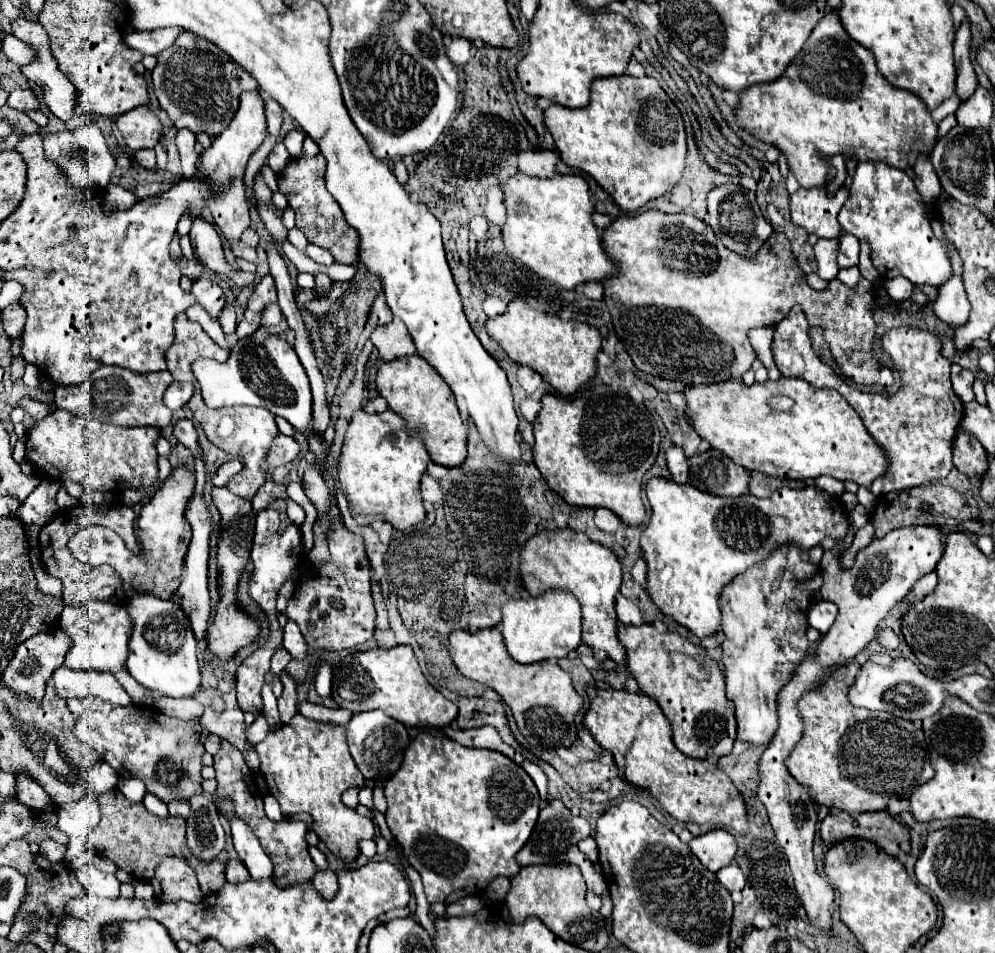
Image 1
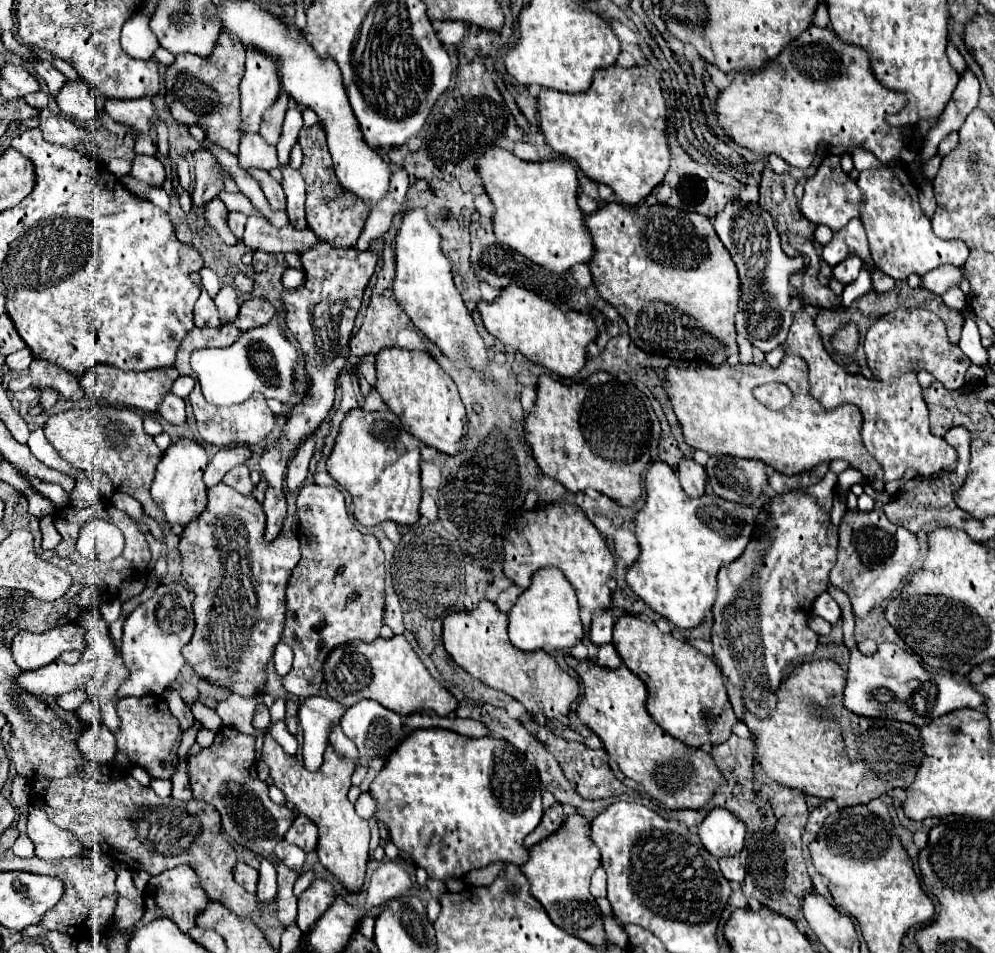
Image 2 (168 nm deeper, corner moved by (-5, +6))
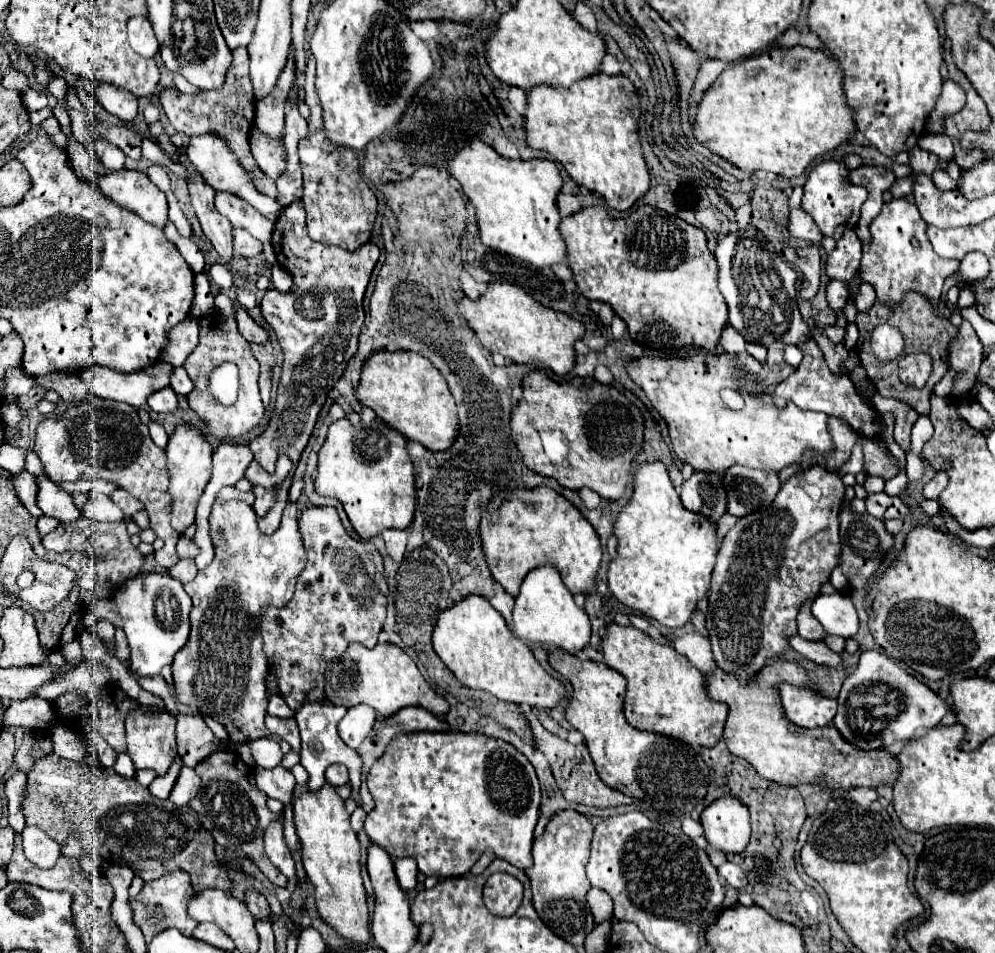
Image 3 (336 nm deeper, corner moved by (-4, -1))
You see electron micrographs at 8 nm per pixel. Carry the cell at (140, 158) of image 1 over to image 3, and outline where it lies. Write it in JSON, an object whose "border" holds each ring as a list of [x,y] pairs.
{"border":[[[117,171],[99,179],[99,191],[119,207],[143,217],[147,223],[163,229],[167,225],[167,197],[159,191],[145,173],[139,171]]]}

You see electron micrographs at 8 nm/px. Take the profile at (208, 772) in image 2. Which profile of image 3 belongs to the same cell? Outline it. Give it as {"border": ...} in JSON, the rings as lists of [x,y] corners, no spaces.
{"border":[[[217,751],[203,759],[195,767],[195,773],[201,777],[201,787],[199,793],[189,801],[189,807],[199,813],[199,823],[213,835],[213,839],[221,847],[241,857],[247,855],[271,883],[275,883],[277,887],[285,887],[287,877],[267,859],[263,851],[263,833],[269,823],[277,819],[277,815],[267,809],[267,795],[257,789],[253,767],[245,765],[235,751]]]}

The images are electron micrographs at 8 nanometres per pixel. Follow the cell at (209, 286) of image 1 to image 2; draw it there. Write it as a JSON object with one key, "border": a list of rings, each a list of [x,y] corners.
{"border":[[[202,268],[202,270],[200,270],[200,276],[202,276],[204,290],[214,298],[214,296],[220,292],[220,288],[222,288],[222,284],[220,284],[220,280],[218,280],[216,272],[214,272],[214,270],[210,270],[210,268]]]}

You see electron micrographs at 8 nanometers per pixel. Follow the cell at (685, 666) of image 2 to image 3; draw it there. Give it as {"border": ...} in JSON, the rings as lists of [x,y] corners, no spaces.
{"border":[[[615,623],[607,625],[607,633],[601,639],[601,651],[605,665],[627,679],[623,711],[629,725],[701,747],[711,747],[721,739],[727,705],[709,699],[703,685],[703,673],[693,667],[685,655],[635,627],[621,627]]]}

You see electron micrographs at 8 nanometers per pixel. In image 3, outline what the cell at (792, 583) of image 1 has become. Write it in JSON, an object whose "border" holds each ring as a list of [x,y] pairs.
{"border":[[[811,465],[809,469],[791,475],[783,483],[771,507],[749,513],[749,517],[741,517],[725,535],[711,577],[707,631],[713,645],[715,663],[723,671],[737,675],[741,683],[747,683],[751,675],[759,673],[767,661],[775,659],[789,647],[787,637],[797,635],[795,619],[801,605],[805,599],[819,595],[821,585],[829,579],[831,571],[839,563],[839,509],[843,497],[845,485],[841,477],[821,465]]]}

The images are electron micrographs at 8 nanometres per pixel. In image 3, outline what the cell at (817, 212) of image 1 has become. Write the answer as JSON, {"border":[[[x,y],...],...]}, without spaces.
{"border":[[[825,159],[821,163],[817,163],[809,177],[807,183],[803,185],[803,211],[807,211],[815,223],[819,225],[821,233],[825,237],[833,237],[839,239],[843,235],[845,229],[855,227],[859,221],[859,209],[863,205],[863,201],[867,199],[867,189],[853,185],[849,181],[849,169],[843,161],[835,161],[835,159]]]}

